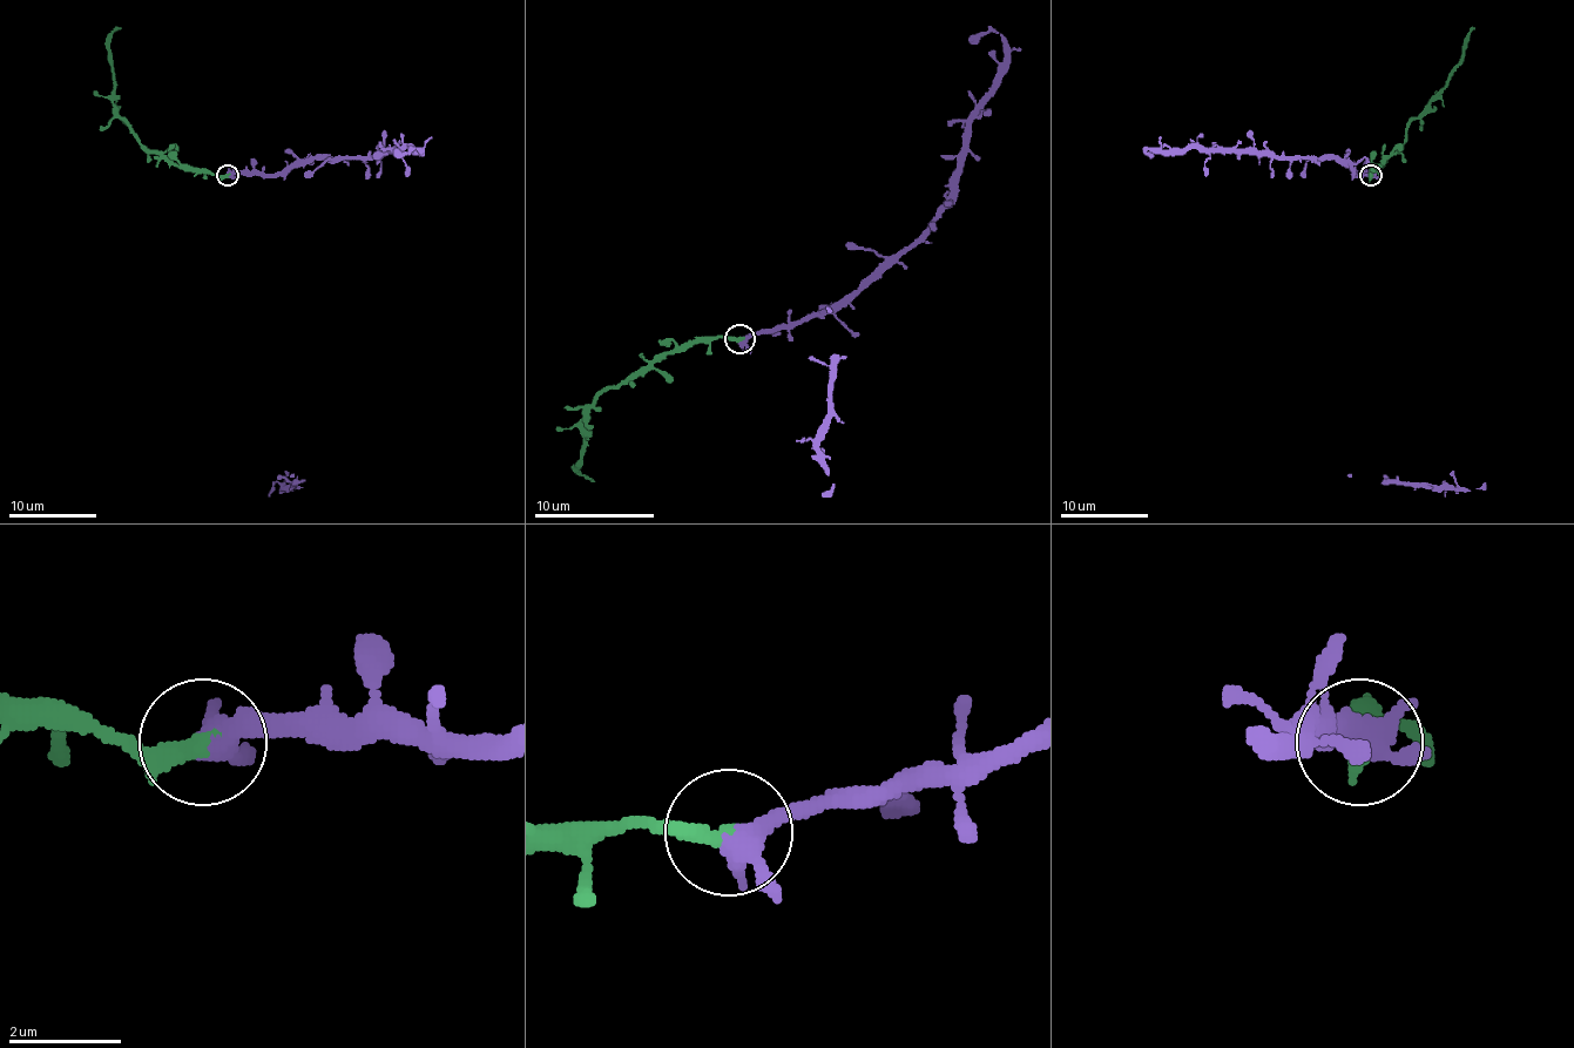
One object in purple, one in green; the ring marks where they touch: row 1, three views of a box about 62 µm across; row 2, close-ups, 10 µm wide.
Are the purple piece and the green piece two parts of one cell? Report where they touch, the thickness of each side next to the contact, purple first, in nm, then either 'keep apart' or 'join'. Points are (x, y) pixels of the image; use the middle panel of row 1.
(740, 338) | 400/340 nm | join

